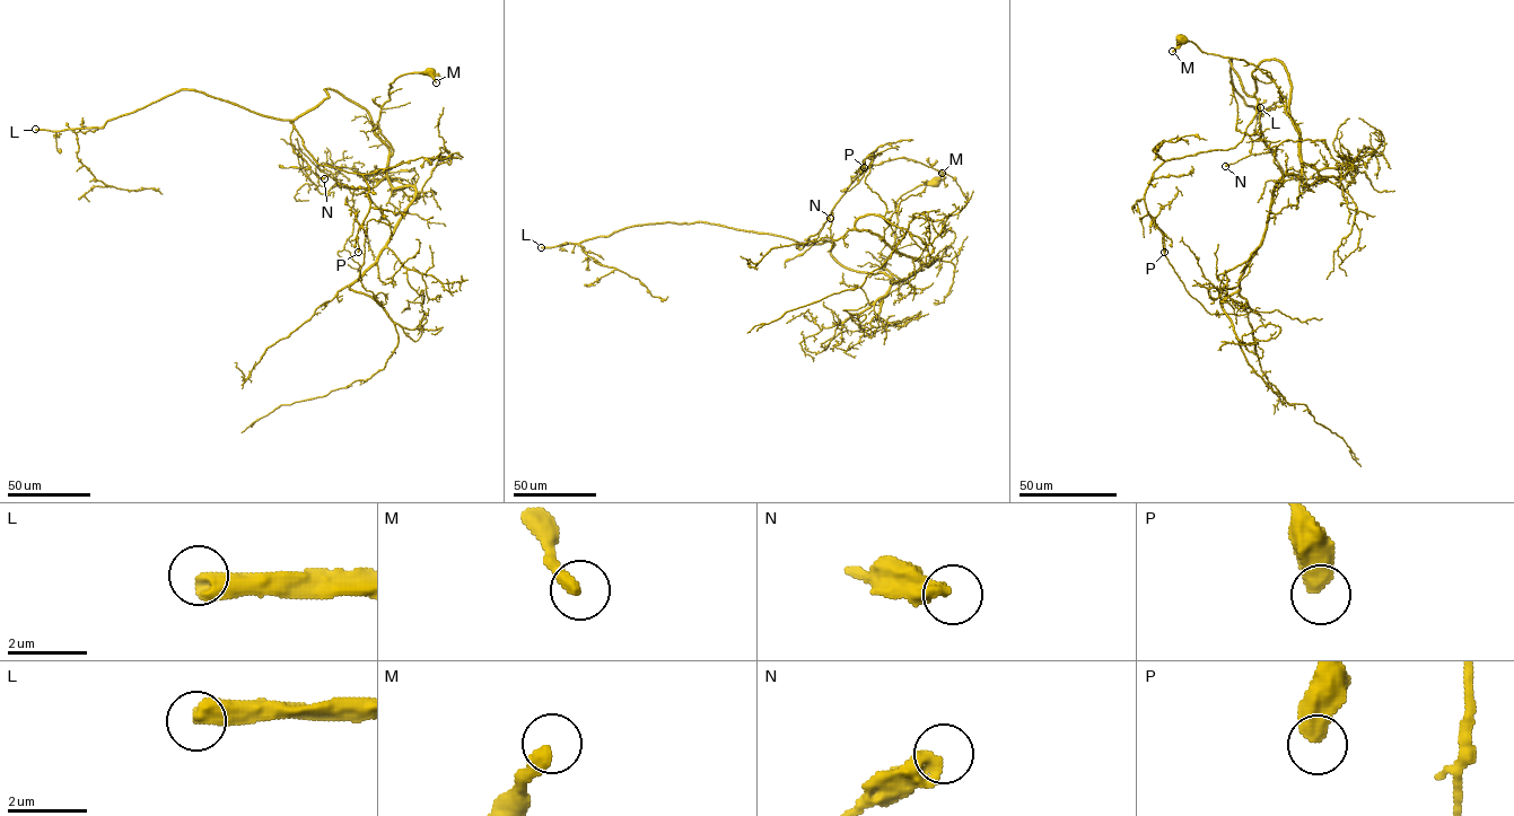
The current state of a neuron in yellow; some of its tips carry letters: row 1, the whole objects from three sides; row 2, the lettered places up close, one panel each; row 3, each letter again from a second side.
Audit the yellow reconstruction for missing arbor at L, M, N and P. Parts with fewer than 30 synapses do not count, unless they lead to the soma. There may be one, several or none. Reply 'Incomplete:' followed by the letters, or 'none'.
Incomplete: L

